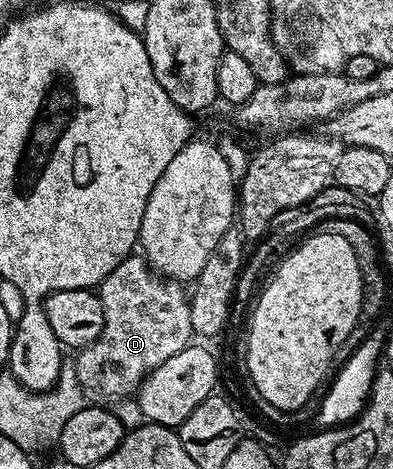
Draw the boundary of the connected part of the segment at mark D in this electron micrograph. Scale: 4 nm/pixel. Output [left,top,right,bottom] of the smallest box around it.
[74,256,194,399]

